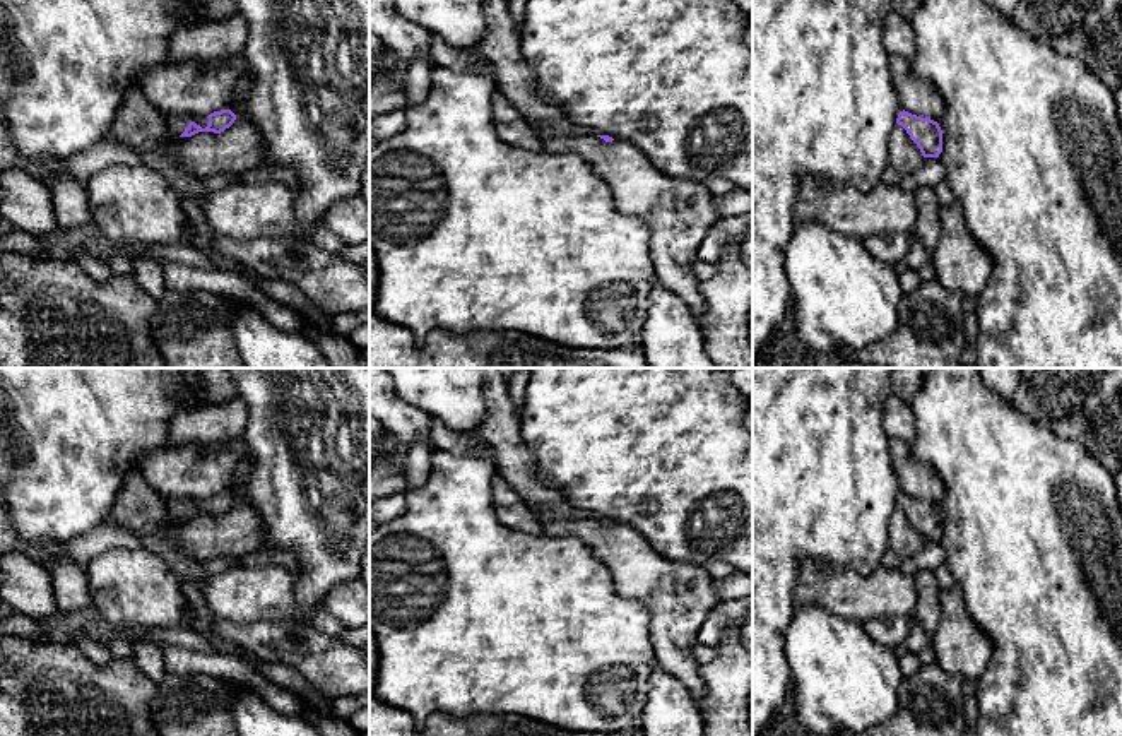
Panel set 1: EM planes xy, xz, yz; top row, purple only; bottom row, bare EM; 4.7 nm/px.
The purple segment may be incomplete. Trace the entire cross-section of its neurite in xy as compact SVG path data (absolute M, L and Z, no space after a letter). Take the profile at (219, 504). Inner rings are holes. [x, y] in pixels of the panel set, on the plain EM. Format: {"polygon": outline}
{"polygon": "M231 493L214 495L209 500L164 498L166 512L171 520L192 520L198 515L221 517L236 503Z"}

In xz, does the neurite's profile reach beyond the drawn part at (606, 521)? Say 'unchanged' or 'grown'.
grown

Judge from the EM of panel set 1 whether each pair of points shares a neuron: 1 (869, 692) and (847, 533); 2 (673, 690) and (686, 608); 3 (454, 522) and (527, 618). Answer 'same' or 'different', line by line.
1: different
2: different
3: same

